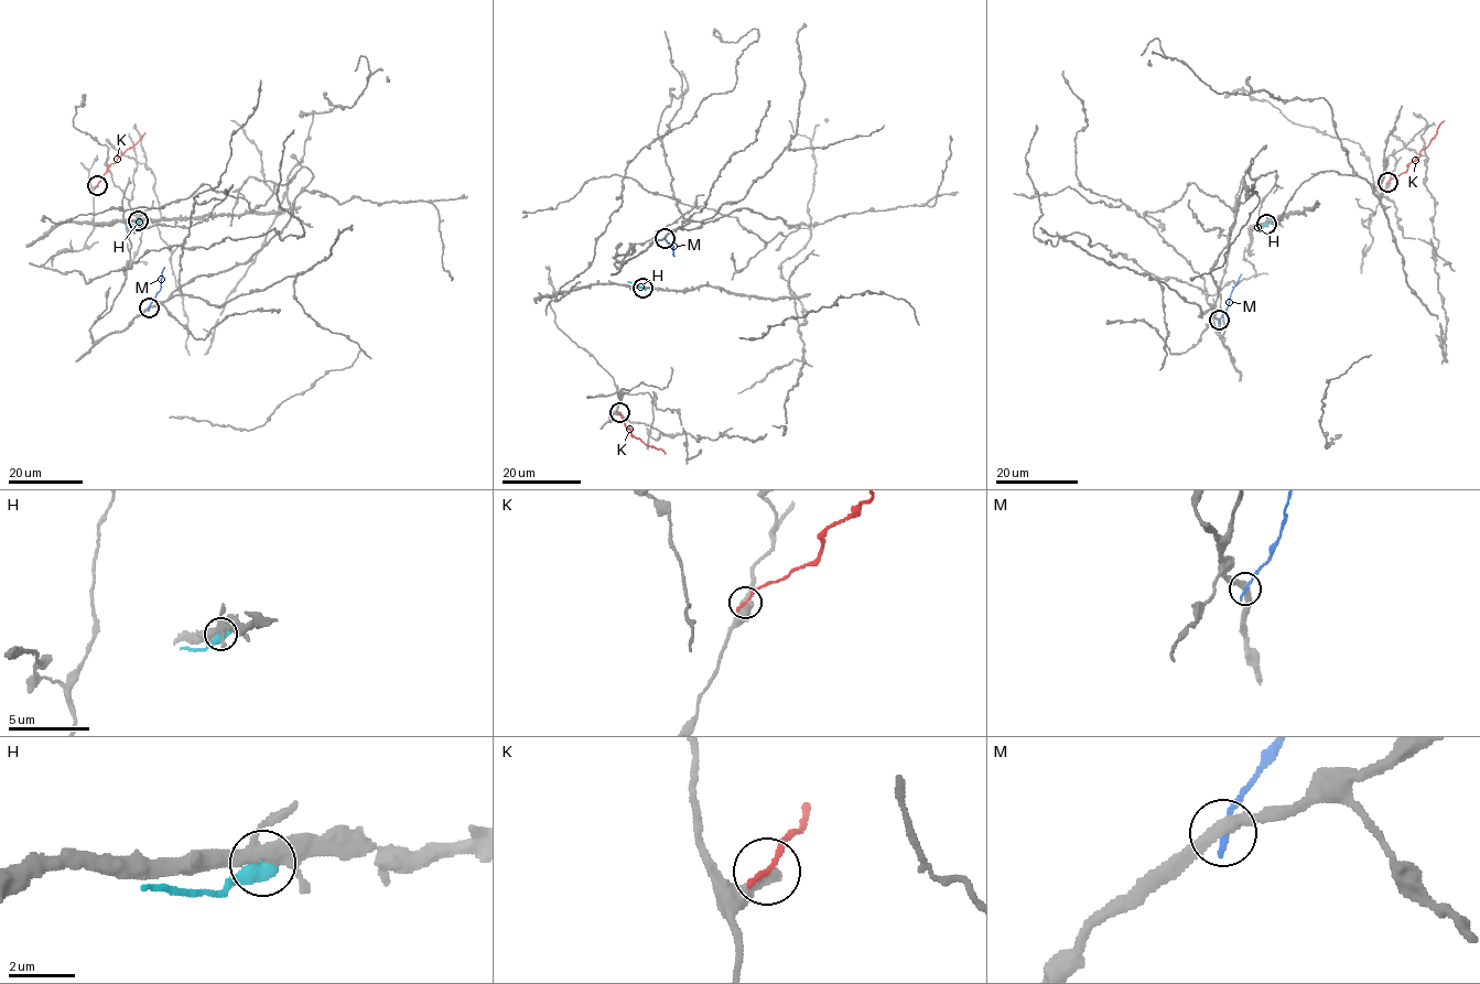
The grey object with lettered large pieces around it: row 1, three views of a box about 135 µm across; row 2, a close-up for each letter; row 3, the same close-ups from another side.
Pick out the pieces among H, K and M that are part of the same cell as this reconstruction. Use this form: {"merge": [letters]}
{"merge": []}

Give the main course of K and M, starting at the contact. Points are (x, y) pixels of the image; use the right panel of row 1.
K: (1387, 182), (1419, 157), (1444, 120)
M: (1219, 320), (1241, 273)

